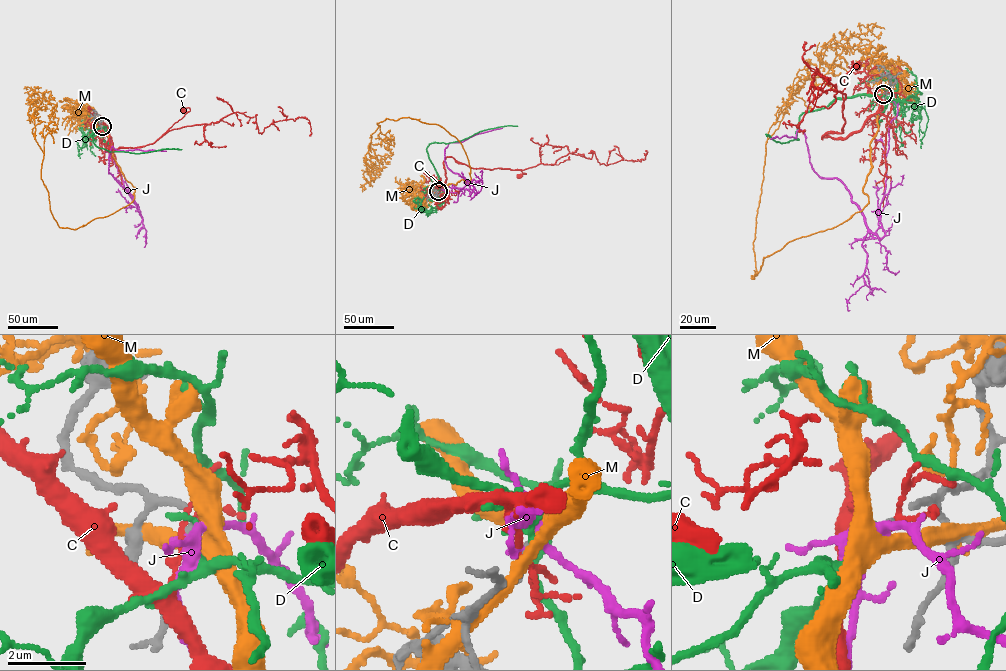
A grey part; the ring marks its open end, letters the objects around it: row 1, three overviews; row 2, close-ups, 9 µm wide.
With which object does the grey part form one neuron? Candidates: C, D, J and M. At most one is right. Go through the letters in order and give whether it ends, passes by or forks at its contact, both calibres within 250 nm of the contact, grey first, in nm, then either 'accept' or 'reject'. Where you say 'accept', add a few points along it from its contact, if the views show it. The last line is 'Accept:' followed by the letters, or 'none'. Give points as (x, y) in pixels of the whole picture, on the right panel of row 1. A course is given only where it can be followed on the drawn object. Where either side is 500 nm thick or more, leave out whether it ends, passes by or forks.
C: it forks there; 140 nm thick on the grey side, 100 nm on the other; reject
D: it ends there; 140 nm thick on the grey side, 150 nm on the other; reject
J: it passes by; 130 nm thick on the grey side, 160 nm on the other; reject
M: it passes by; 130 nm thick on the grey side, 380 nm on the other; reject
Accept: none

